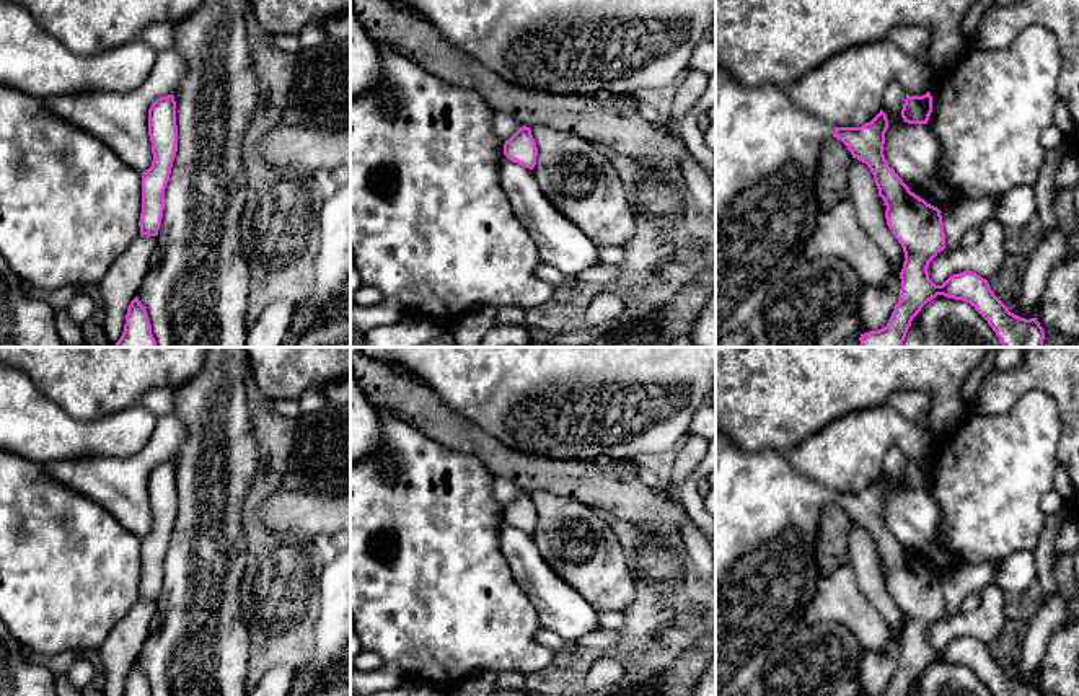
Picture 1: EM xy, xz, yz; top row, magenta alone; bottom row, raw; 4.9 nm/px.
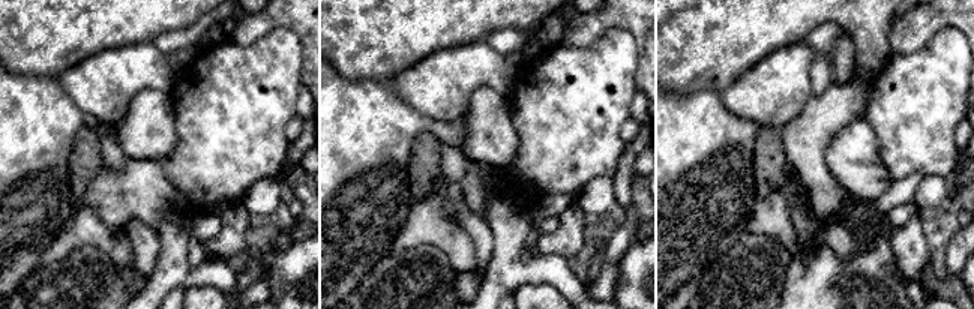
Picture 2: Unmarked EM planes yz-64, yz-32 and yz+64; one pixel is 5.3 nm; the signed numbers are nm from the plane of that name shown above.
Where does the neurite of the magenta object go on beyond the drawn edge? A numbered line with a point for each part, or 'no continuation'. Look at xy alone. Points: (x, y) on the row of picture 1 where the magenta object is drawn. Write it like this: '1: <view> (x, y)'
no continuation

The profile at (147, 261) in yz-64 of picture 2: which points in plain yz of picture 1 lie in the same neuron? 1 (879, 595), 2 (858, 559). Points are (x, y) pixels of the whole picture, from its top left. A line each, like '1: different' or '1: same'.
1: same
2: same

